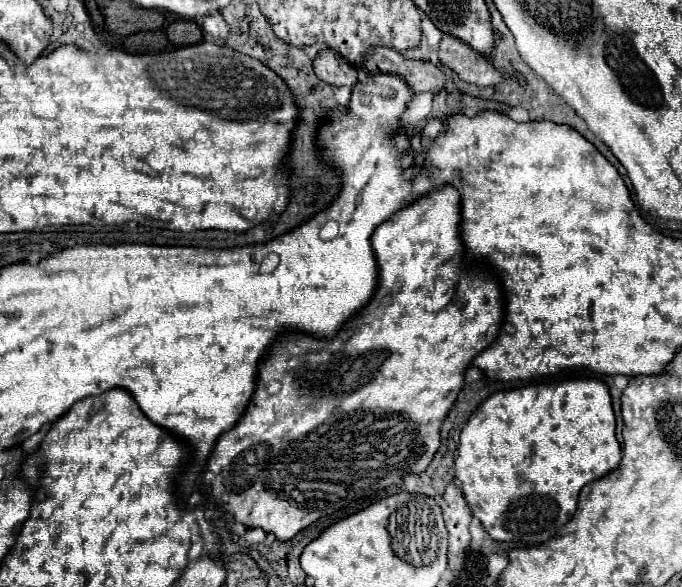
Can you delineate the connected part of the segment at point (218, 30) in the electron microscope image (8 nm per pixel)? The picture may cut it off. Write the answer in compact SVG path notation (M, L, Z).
M210 14L210 16L206 16L206 18L202 20L202 28L204 28L210 36L214 36L214 38L218 38L218 40L226 40L228 34L230 34L228 24L224 22L222 14Z

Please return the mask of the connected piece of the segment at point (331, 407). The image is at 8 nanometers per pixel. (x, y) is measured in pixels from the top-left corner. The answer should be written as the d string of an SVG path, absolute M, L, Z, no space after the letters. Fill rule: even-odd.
M446 184L436 192L422 196L410 206L398 210L392 218L388 218L374 230L370 242L372 242L374 258L378 264L378 286L368 306L364 306L358 314L354 314L342 326L340 334L334 338L316 338L302 332L284 332L282 336L278 336L272 342L272 346L266 350L266 354L260 358L256 390L242 418L236 422L234 428L226 430L216 440L216 446L208 456L206 470L202 474L200 492L204 492L206 500L212 502L216 508L224 510L222 520L226 524L226 530L230 530L234 522L240 522L246 528L262 528L266 534L274 534L276 540L286 542L286 540L292 540L300 530L304 530L312 522L340 510L352 500L364 498L366 494L388 488L392 484L402 484L402 478L406 474L422 474L440 446L438 430L448 410L452 408L460 388L464 386L464 370L470 366L476 354L480 354L486 346L494 342L496 334L500 332L500 322L504 316L504 298L502 298L502 288L498 286L498 278L494 278L492 274L486 274L482 266L480 270L478 266L464 266L464 246L460 240L460 196L456 188ZM206 486L214 486L214 492L206 492Z

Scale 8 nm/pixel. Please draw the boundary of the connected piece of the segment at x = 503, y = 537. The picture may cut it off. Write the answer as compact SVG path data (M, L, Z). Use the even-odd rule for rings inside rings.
M596 378L532 384L492 394L464 426L456 454L456 478L462 482L472 514L498 542L516 542L522 546L546 542L576 512L580 490L612 468L618 468L622 454L614 426L608 386Z

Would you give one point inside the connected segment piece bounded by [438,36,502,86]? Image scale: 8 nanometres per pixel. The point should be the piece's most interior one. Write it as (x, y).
(459, 57)

